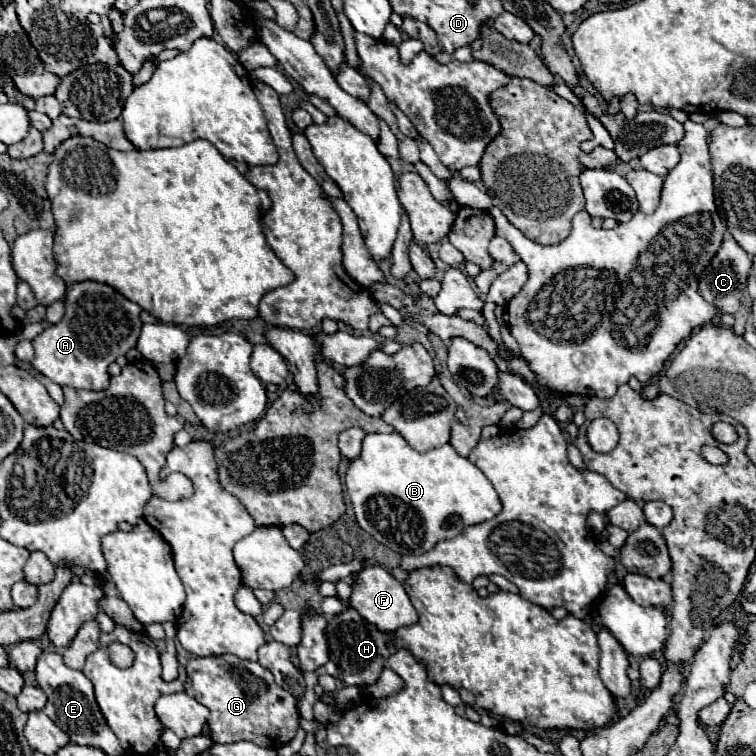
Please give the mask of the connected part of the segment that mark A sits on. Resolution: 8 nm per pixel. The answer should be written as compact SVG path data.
M72 284L66 292L66 314L62 322L48 326L32 340L36 356L30 364L36 372L58 386L76 390L106 390L110 384L108 366L136 346L142 328L140 312L138 304L130 302L106 284Z

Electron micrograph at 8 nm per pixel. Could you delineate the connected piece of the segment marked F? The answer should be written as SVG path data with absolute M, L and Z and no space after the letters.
M366 566L352 584L350 606L356 608L364 620L374 624L380 632L396 632L402 626L412 626L418 622L418 614L404 590L404 586L384 568L380 566Z

